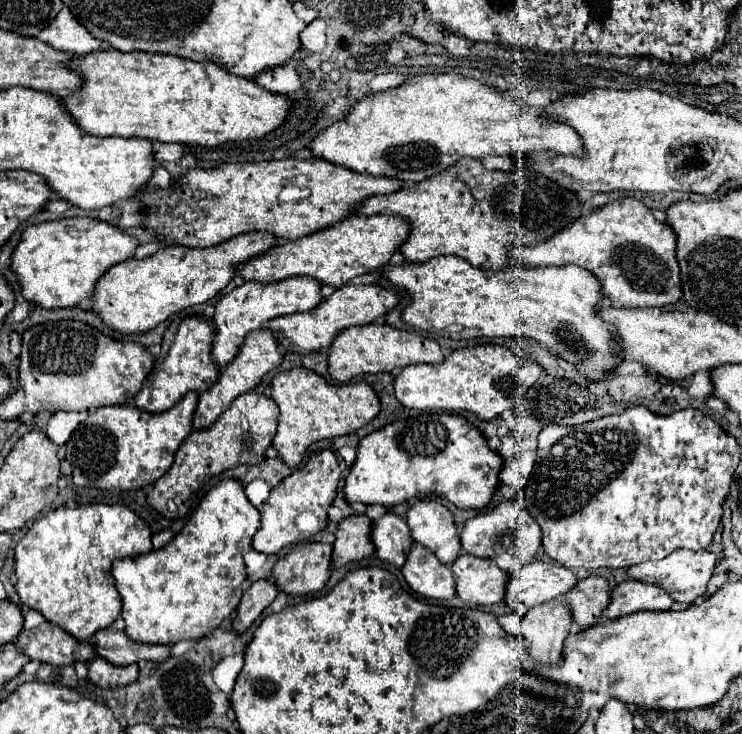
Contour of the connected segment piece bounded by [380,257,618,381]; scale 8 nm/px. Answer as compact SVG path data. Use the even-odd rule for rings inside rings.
M436 257L426 263L386 265L382 277L392 285L400 287L408 295L408 303L402 309L402 321L420 331L436 331L452 339L474 339L474 337L534 337L540 343L558 351L568 363L576 367L590 381L602 379L602 373L612 371L618 361L612 357L612 339L616 329L596 317L594 309L602 301L600 281L578 265L566 267L516 267L516 269L478 269L460 257Z

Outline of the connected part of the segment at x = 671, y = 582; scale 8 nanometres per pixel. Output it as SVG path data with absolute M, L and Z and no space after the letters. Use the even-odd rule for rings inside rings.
M676 549L674 553L670 553L664 559L658 561L646 561L646 563L638 563L628 567L628 577L630 579L638 579L644 583L654 583L660 585L676 603L692 603L696 601L700 595L706 593L706 585L714 573L716 567L716 555L710 551L690 551L690 549Z

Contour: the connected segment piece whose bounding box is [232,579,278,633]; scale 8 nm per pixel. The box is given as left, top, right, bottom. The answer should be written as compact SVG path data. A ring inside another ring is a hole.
M262 579L250 585L248 591L244 591L242 601L238 605L236 617L232 621L232 627L236 633L244 633L258 617L260 613L276 599L278 595L278 587L274 585L274 581Z

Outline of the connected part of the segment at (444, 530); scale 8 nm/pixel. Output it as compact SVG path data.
M418 501L408 513L406 521L412 539L432 551L444 565L450 565L460 553L460 537L452 513L436 501Z

